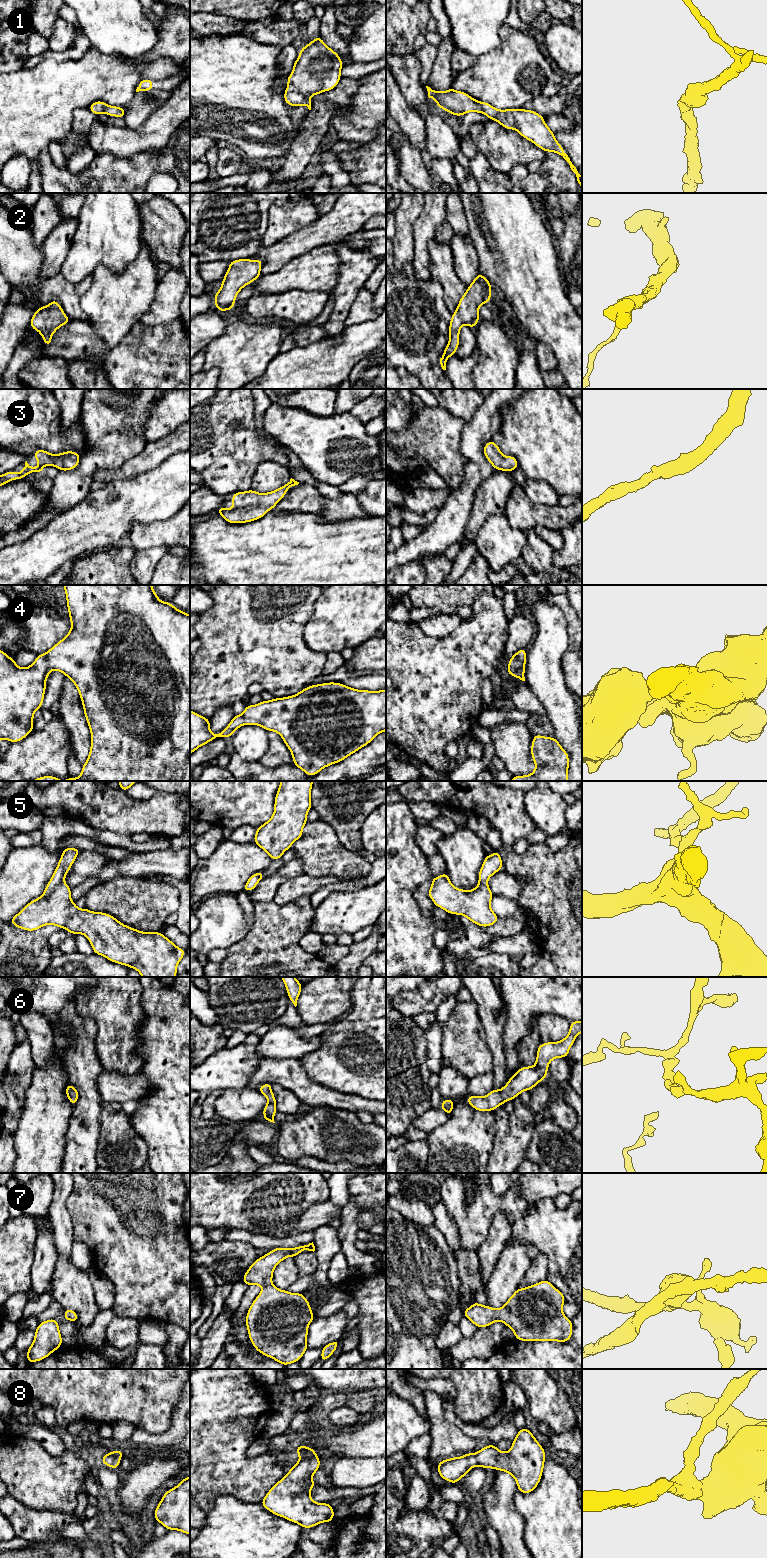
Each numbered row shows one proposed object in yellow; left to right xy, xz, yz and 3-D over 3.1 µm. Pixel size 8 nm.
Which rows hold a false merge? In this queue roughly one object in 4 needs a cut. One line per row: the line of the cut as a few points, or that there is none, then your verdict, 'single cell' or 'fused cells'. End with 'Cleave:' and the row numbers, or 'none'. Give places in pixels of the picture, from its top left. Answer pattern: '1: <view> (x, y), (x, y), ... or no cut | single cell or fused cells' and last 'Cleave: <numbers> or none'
1: no cut | single cell
2: no cut | single cell
3: no cut | single cell
4: no cut | single cell
5: no cut | single cell
6: no cut | single cell
7: no cut | single cell
8: no cut | single cell
Cleave: none

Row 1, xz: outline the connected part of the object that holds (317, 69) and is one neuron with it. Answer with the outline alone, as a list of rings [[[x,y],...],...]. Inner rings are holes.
[[[320,36],[316,37],[308,45],[304,45],[294,62],[293,71],[287,78],[288,87],[284,92],[285,103],[293,107],[306,105],[311,110],[311,101],[309,100],[311,96],[334,89],[341,79],[342,67],[340,56],[330,49]]]

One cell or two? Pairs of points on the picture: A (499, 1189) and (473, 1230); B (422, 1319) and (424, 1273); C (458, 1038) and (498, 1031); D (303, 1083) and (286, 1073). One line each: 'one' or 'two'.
A: two
B: one
C: two
D: one

